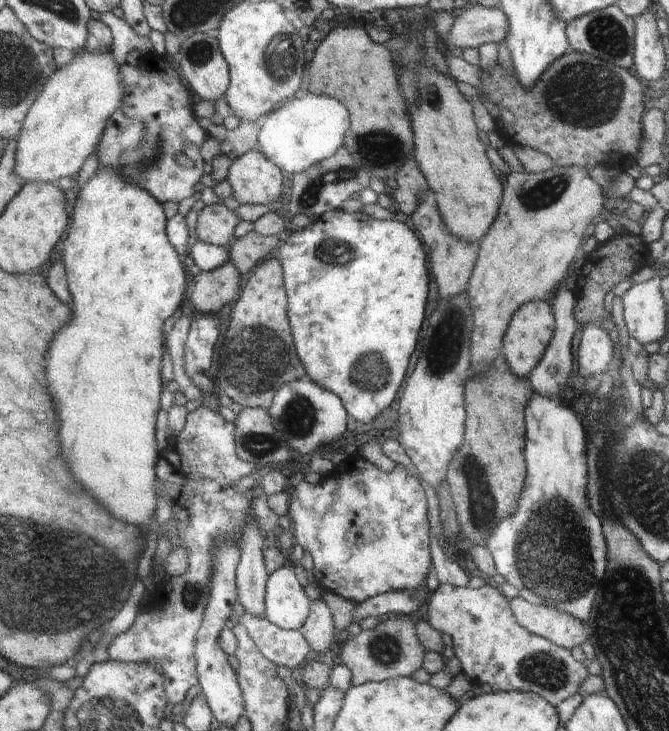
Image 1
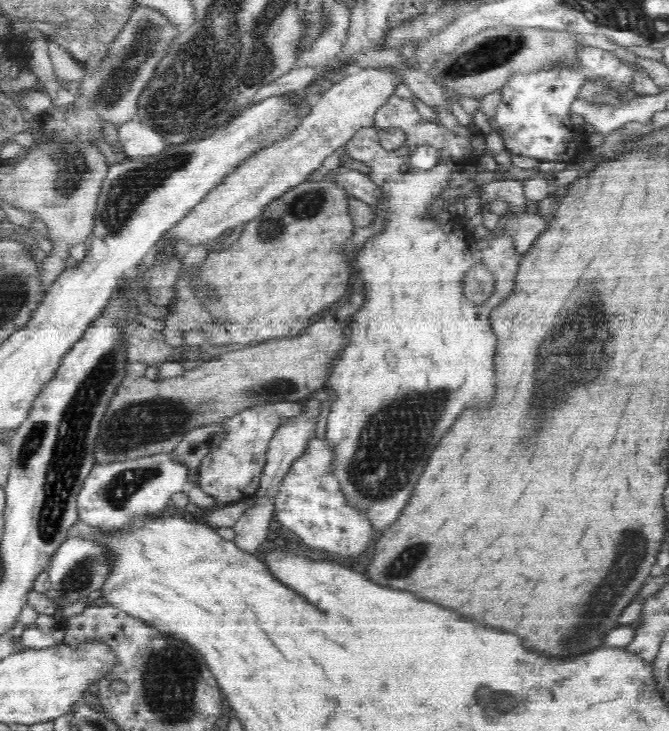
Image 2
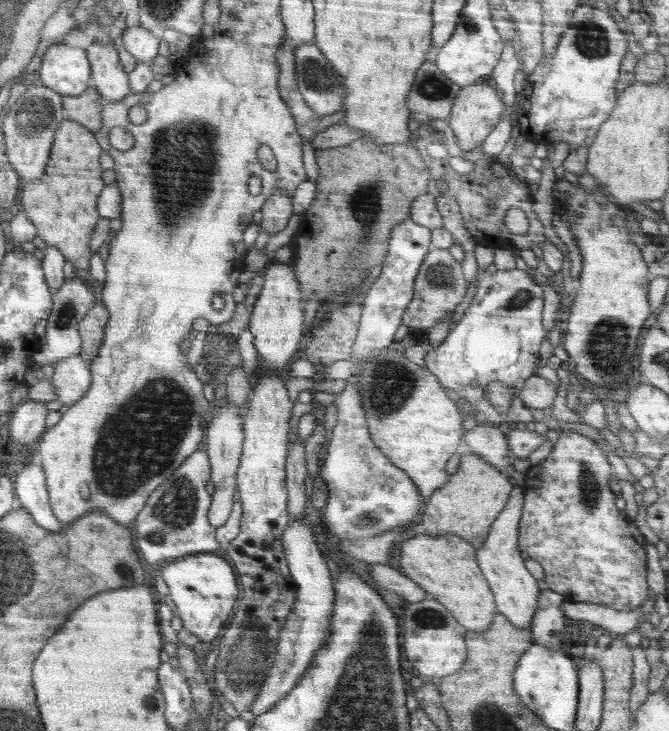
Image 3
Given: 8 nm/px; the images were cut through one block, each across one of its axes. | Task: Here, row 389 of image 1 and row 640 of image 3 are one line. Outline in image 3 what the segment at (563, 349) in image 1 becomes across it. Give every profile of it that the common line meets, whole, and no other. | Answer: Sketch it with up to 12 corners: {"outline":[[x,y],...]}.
{"outline":[[544,588],[532,616],[534,644],[561,648],[563,594]]}

